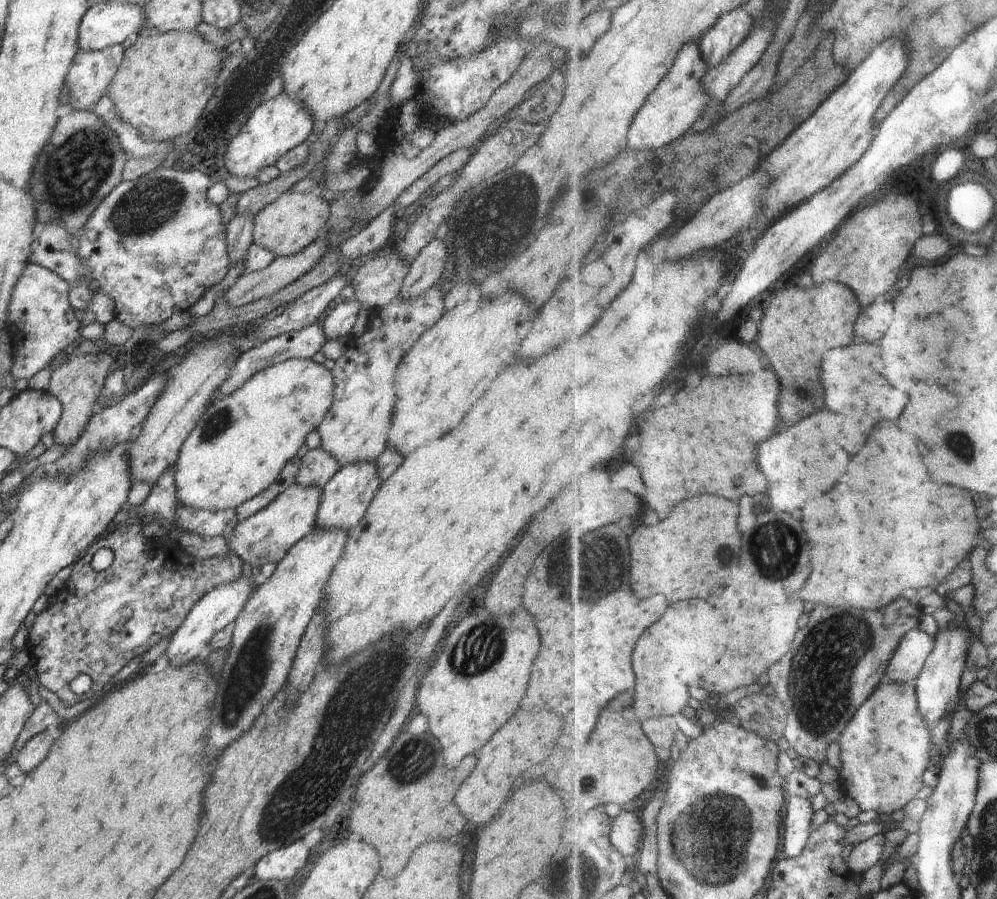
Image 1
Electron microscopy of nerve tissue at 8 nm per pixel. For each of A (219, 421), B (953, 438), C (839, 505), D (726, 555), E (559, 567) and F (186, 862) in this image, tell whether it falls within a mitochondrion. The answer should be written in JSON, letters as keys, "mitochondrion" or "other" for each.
{"A":"mitochondrion","B":"mitochondrion","C":"other","D":"mitochondrion","E":"mitochondrion","F":"other"}

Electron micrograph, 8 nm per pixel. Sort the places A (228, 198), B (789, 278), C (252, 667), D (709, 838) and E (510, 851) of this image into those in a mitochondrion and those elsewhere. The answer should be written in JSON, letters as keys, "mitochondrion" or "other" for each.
{"A":"other","B":"other","C":"mitochondrion","D":"mitochondrion","E":"other"}

